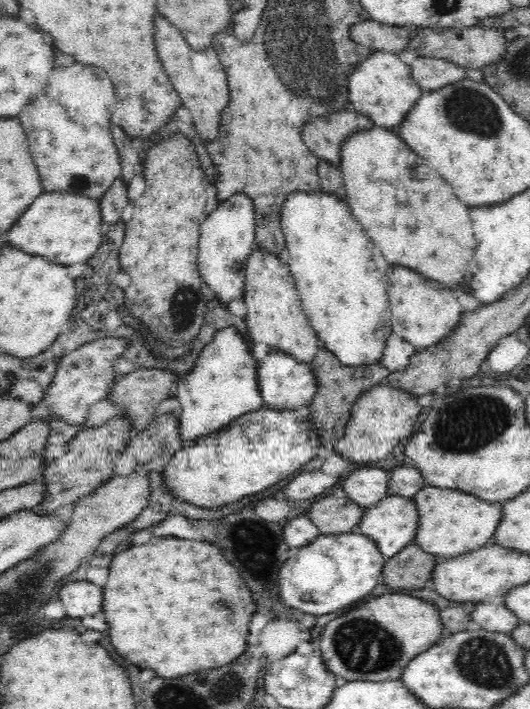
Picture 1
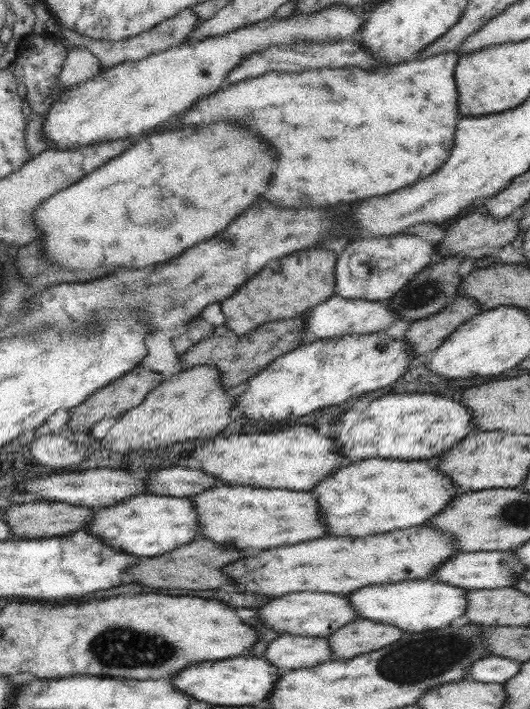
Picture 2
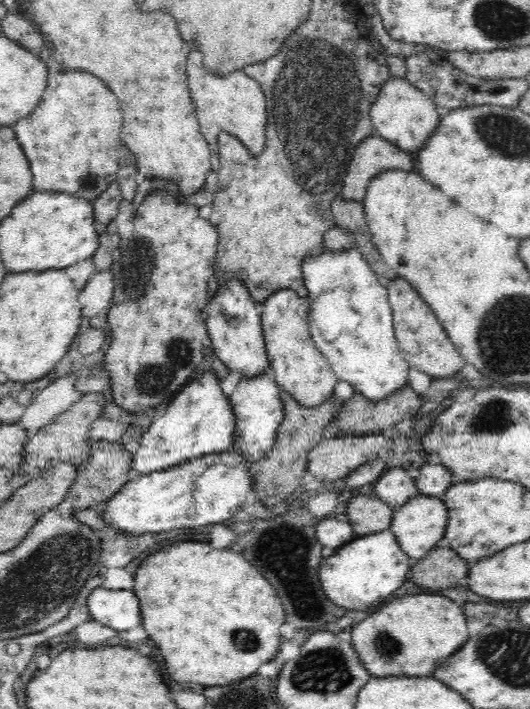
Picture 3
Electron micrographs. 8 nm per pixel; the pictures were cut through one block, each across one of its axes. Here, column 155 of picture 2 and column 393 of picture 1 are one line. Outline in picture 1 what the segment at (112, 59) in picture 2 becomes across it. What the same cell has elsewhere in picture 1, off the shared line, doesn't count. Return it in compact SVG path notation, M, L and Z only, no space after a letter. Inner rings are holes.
M374 19L364 20L349 27L350 38L371 50L385 50L398 53L408 46L410 30L402 26L390 26L376 22Z

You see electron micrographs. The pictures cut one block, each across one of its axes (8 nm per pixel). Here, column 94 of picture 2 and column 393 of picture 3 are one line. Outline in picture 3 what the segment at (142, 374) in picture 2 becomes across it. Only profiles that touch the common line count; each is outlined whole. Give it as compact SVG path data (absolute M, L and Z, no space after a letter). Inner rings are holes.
M406 383L404 387L394 391L389 397L376 402L355 391L352 397L341 405L332 423L337 422L339 436L368 436L381 433L382 429L400 422L405 415L416 414L420 410L420 406L422 406L422 397L412 389L410 383Z

